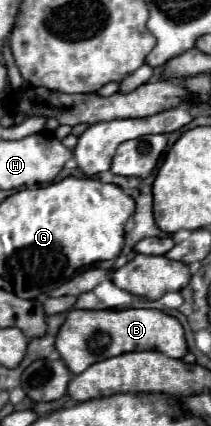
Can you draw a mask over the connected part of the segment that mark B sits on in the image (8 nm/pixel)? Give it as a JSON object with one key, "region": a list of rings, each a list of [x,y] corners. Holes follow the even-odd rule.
{"region":[[[72,309],[68,311],[66,321],[60,327],[60,335],[56,335],[56,351],[60,353],[62,361],[66,367],[78,375],[90,365],[130,353],[130,351],[160,351],[172,359],[182,359],[186,355],[186,339],[184,339],[184,329],[178,323],[178,319],[156,311],[156,309],[104,309],[104,311],[82,311],[82,309]],[[106,333],[110,337],[108,345],[94,345],[90,347],[88,341],[94,339],[96,335]]]}

